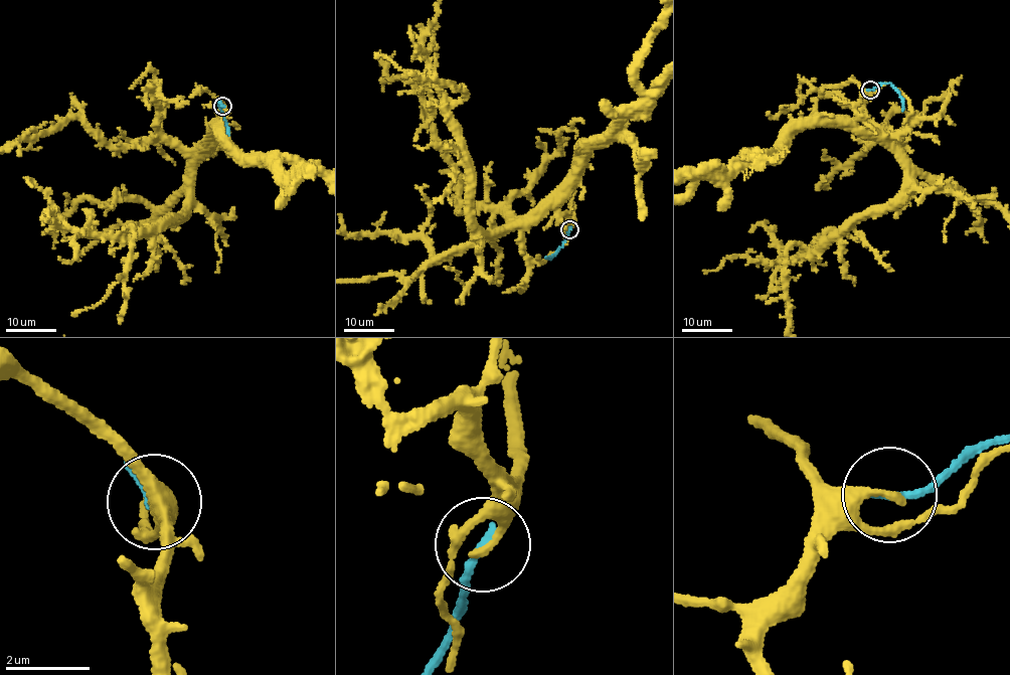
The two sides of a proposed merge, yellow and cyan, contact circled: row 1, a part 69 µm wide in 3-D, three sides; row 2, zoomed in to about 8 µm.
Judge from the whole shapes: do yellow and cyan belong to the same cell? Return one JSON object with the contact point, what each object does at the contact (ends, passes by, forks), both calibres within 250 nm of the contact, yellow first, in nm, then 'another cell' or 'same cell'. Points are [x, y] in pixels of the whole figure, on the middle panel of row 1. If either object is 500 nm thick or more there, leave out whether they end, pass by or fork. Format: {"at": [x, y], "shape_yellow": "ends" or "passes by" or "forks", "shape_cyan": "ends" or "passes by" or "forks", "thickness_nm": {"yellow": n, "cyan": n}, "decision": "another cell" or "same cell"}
{"at": [569, 229], "shape_yellow": "ends", "shape_cyan": "ends", "thickness_nm": {"yellow": 200, "cyan": 200}, "decision": "another cell"}

